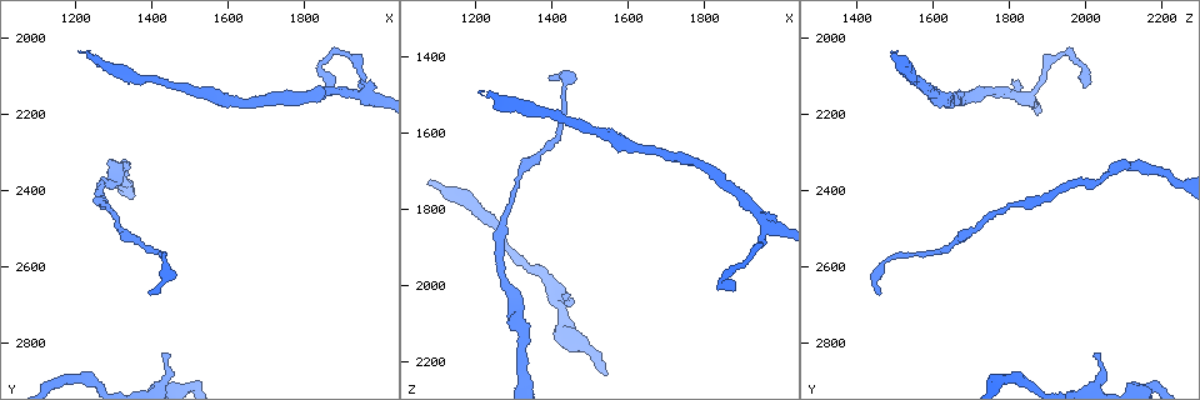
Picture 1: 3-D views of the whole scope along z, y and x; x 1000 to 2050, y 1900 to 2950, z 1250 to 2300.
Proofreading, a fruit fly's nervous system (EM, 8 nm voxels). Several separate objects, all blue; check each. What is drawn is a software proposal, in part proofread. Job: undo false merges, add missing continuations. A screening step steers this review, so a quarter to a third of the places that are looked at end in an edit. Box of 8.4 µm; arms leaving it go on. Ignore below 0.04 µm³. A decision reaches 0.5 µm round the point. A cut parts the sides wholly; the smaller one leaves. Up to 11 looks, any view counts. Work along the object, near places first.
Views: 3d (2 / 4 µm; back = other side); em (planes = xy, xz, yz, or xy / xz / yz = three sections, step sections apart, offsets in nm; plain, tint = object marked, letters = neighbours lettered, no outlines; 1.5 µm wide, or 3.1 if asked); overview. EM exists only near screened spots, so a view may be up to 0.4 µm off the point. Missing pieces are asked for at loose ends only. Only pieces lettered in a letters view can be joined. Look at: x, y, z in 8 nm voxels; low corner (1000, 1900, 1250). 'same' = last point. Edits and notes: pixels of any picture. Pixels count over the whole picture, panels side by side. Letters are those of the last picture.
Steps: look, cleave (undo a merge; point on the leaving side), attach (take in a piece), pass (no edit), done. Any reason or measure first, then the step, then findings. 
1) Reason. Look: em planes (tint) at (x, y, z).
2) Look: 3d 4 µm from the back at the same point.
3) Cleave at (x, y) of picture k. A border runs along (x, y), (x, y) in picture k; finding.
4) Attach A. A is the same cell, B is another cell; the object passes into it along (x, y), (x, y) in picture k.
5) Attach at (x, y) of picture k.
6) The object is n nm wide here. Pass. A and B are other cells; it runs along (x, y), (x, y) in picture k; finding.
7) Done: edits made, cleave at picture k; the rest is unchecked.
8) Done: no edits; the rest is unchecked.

A narrow waist. Look: em planes (letters) at (1295, 2465, 1770).

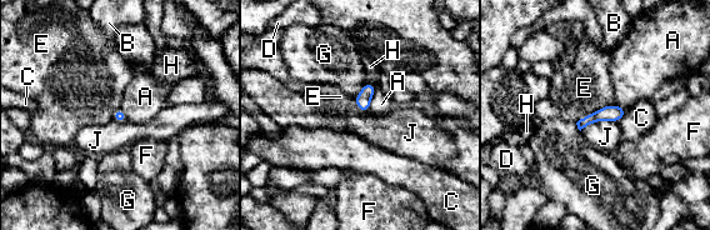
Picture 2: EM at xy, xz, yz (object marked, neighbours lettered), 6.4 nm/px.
Pass. A, B, C, D, E, F, G, H and J are other cells; a border runs along (618, 121), (594, 121), (580, 130) in picture 2; one neuron here.

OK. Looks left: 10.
An open end. Look: 3d 4 µm at (1235, 2035, 1510).

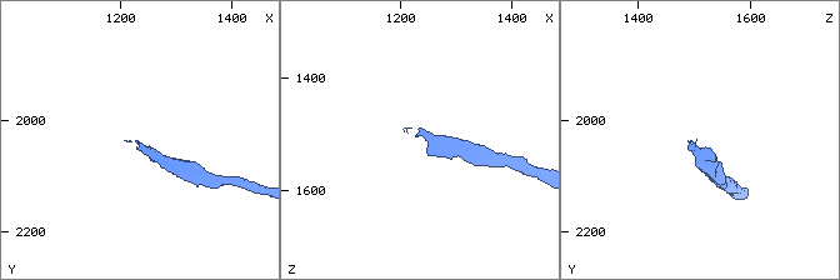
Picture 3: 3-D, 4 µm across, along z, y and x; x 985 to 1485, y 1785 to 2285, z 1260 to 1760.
Look: em planes (tint) at (1235, 2035, 1500).

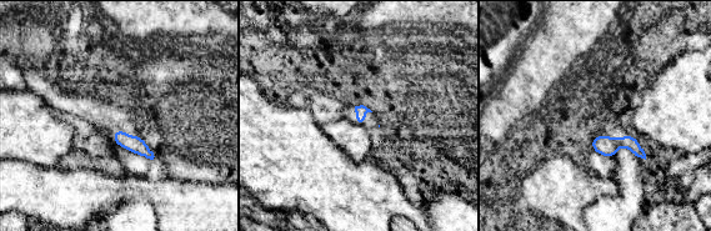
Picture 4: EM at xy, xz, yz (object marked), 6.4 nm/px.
Look: em planes (letters) at the same point.

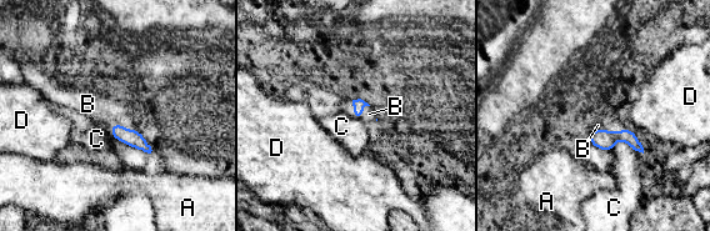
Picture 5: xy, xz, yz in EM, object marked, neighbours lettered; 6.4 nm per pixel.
The longest contact is with C, 220 nm. Attach B. B is the same cell, A, C and D are other cells; the object passes into it along (133, 137), (120, 125), (88, 104) in picture 5; the neuron continues.

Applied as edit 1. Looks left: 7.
See it whole again. Look: overview.

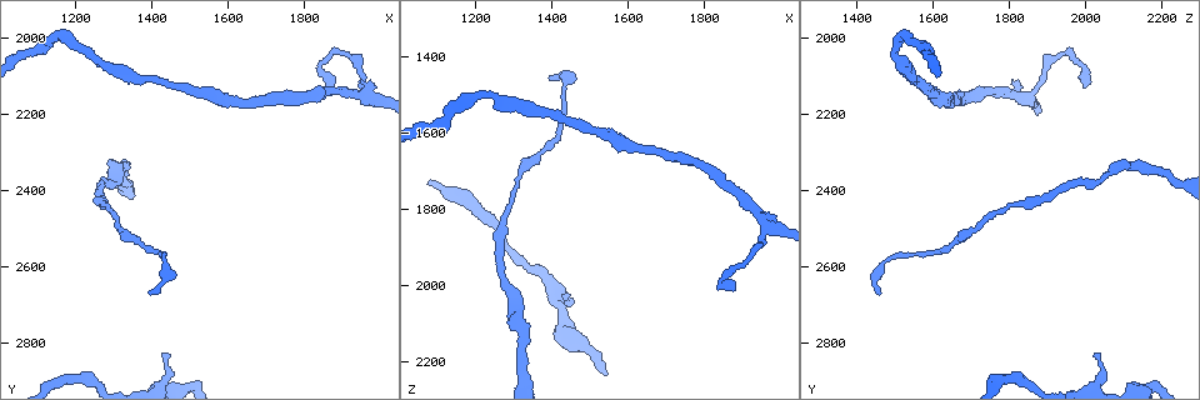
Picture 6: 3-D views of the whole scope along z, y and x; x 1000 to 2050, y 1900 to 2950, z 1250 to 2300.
End of a long branch. Look: em planes (letters) at (1400, 2670, 1455).

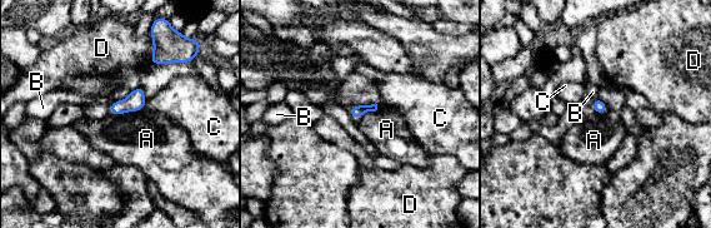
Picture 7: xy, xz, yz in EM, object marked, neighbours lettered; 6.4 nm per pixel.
The object is 80 nm wide here. Pass. A, B, C and D are other cells; none of them fits.

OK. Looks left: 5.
Branch stops here. Look: em xz step 8 (letters) at (1435, 2825, 2025).

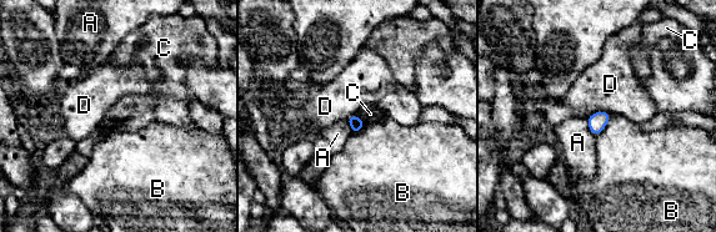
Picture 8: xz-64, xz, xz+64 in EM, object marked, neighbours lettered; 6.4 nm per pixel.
Cut it another way. Look: em planes (letters) at the same point.

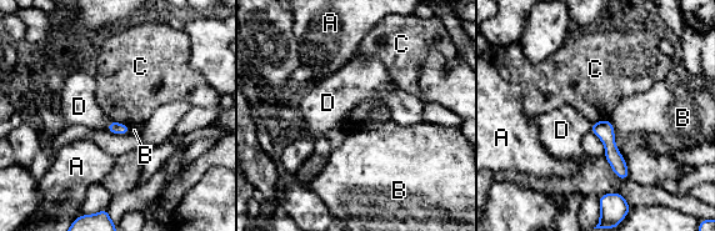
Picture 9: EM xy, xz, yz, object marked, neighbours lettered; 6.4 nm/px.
Pass. A, B, C and D are other cells; a border runs along (110, 119), (125, 122), (131, 127) in picture 9; none of them fits.

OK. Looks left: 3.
Abrupt turn. Look: em xy step 4 (letters) at (1965, 2155, 1825).

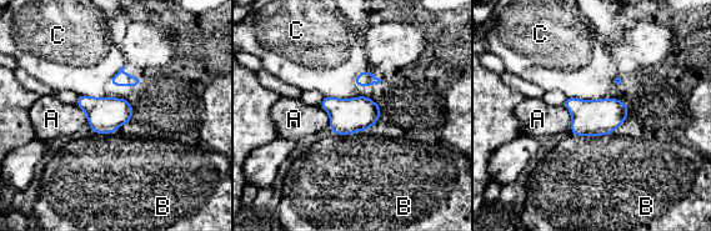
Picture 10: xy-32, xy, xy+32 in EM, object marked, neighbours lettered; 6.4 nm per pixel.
Pass. A, B and C are other cells; a border runs along (324, 95), (355, 98) in picture 10; all the same neuron.

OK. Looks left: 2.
Done: edits made, attach at picture 5; the rest is unchecked.

